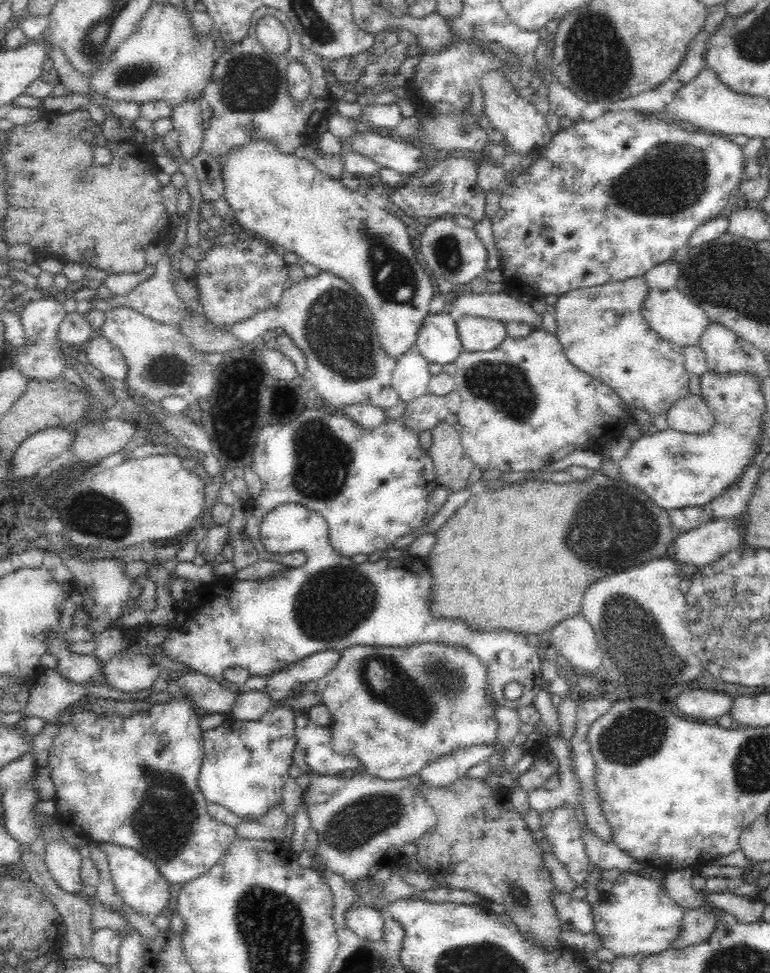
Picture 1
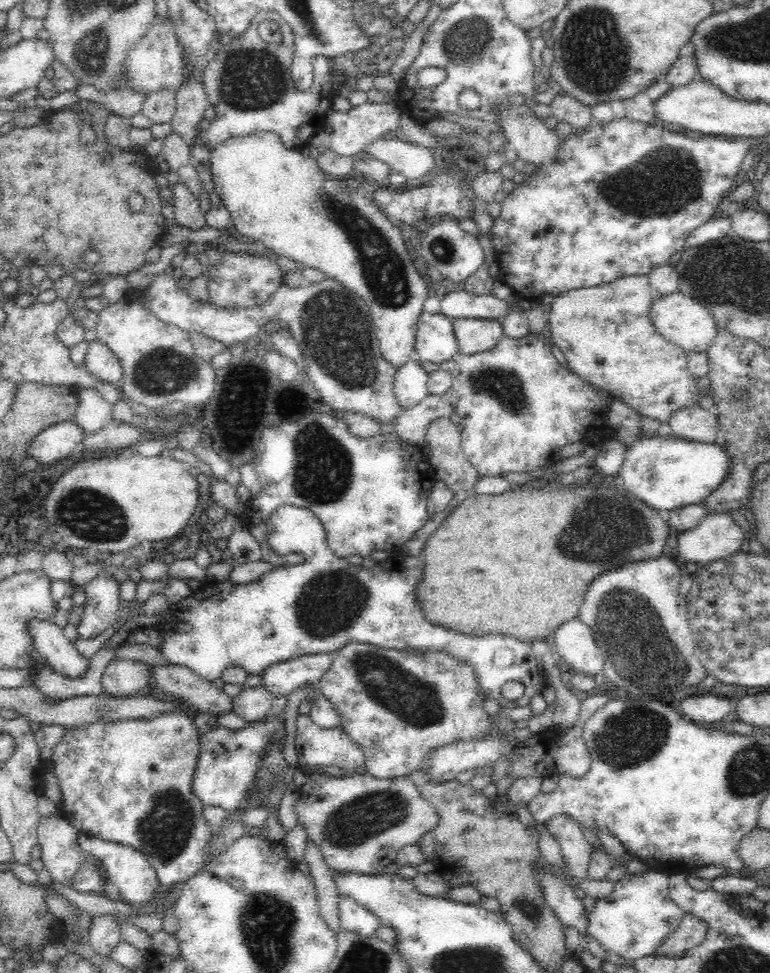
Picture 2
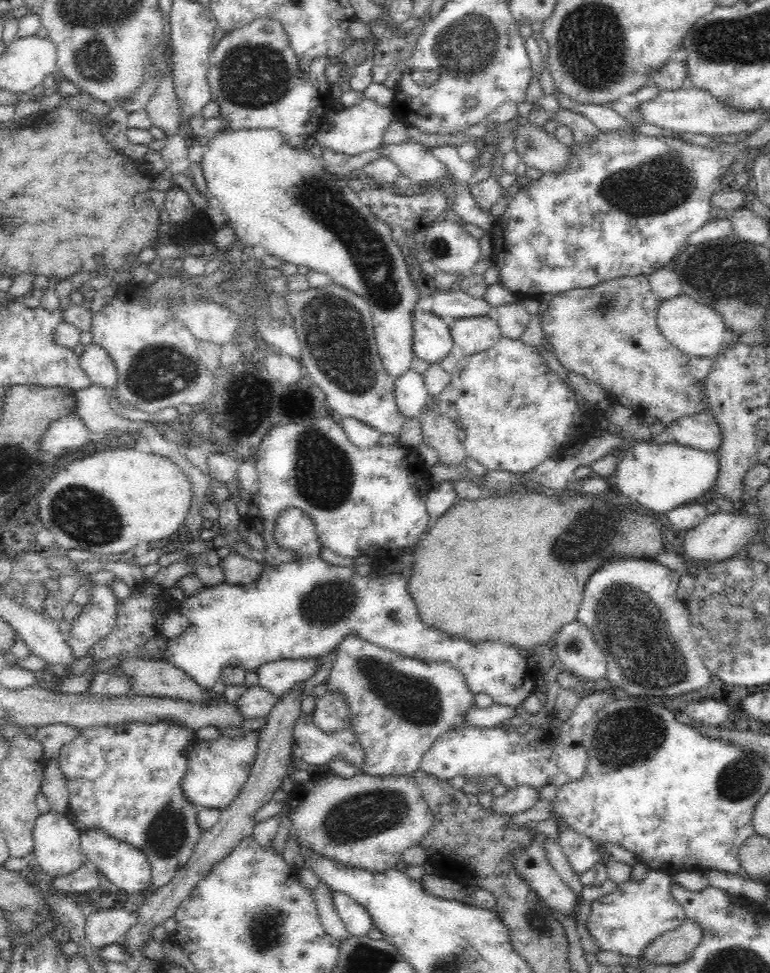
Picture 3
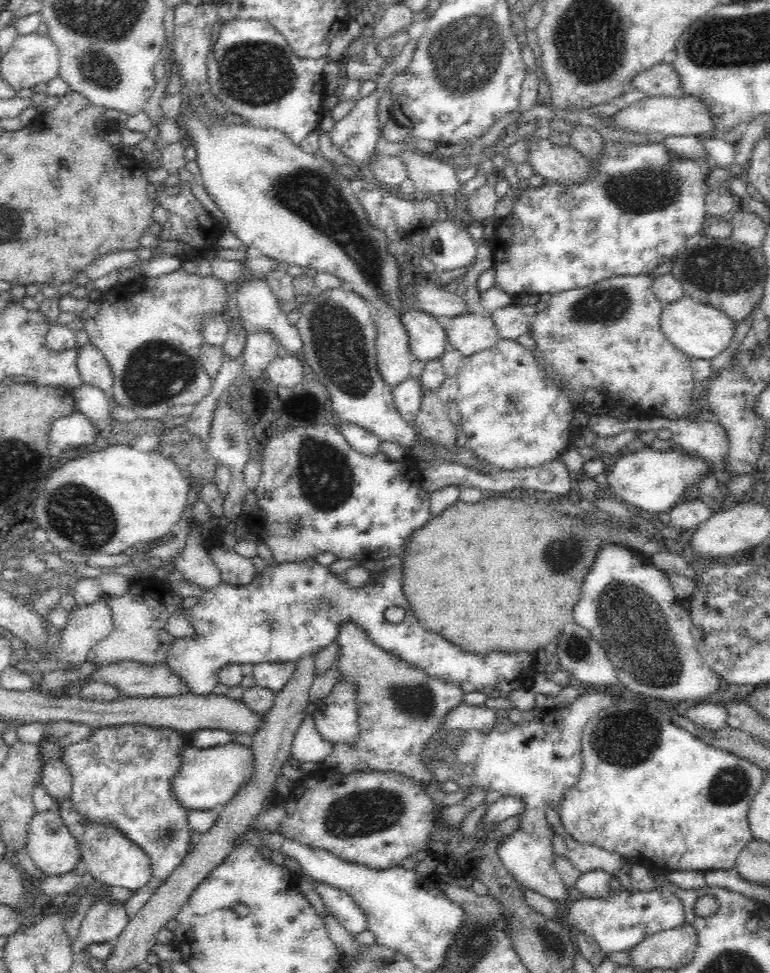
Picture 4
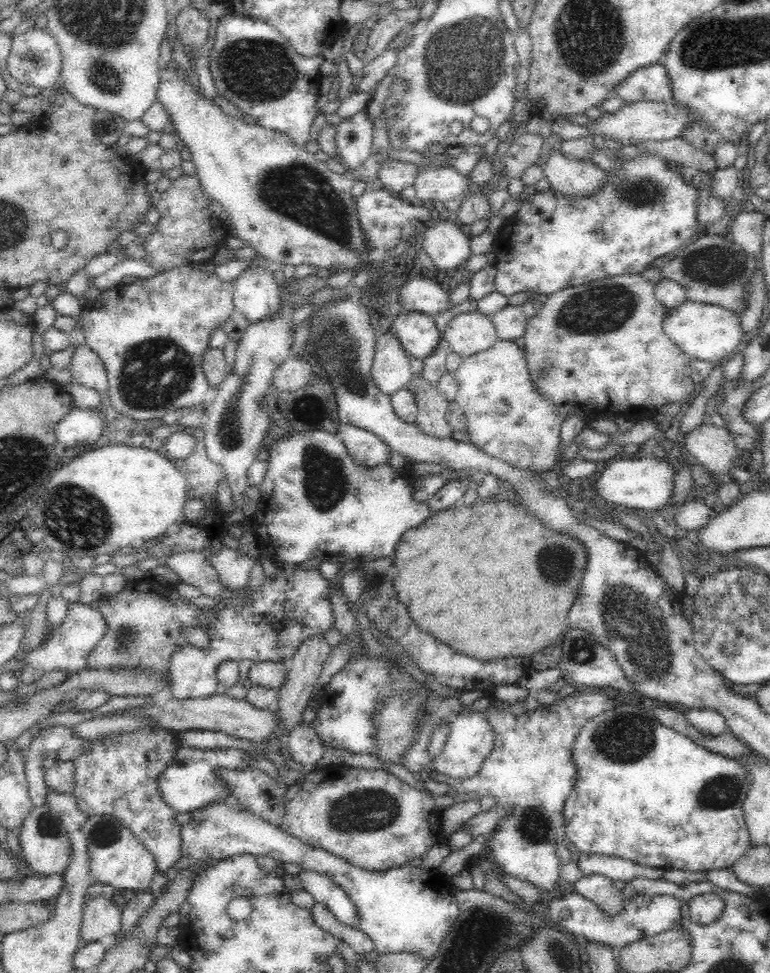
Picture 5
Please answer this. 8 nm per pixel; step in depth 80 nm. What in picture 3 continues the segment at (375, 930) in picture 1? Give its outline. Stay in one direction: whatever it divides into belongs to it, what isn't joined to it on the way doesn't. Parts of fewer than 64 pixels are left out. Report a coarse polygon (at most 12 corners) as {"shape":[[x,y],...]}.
{"shape":[[332,890],[332,903],[351,936],[367,936],[373,921],[347,894]]}

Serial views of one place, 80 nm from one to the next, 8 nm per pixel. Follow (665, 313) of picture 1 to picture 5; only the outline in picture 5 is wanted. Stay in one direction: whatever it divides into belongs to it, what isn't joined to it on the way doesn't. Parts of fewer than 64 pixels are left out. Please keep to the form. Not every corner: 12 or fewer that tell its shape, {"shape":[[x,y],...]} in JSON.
{"shape":[[688,300],[663,329],[693,361],[731,358],[745,333],[740,313]]}

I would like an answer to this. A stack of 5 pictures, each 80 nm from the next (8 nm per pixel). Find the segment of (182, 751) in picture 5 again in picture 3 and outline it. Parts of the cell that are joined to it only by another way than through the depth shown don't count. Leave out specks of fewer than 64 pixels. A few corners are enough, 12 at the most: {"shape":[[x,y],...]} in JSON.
{"shape":[[257,732],[185,749],[186,801],[224,809],[250,776]]}

